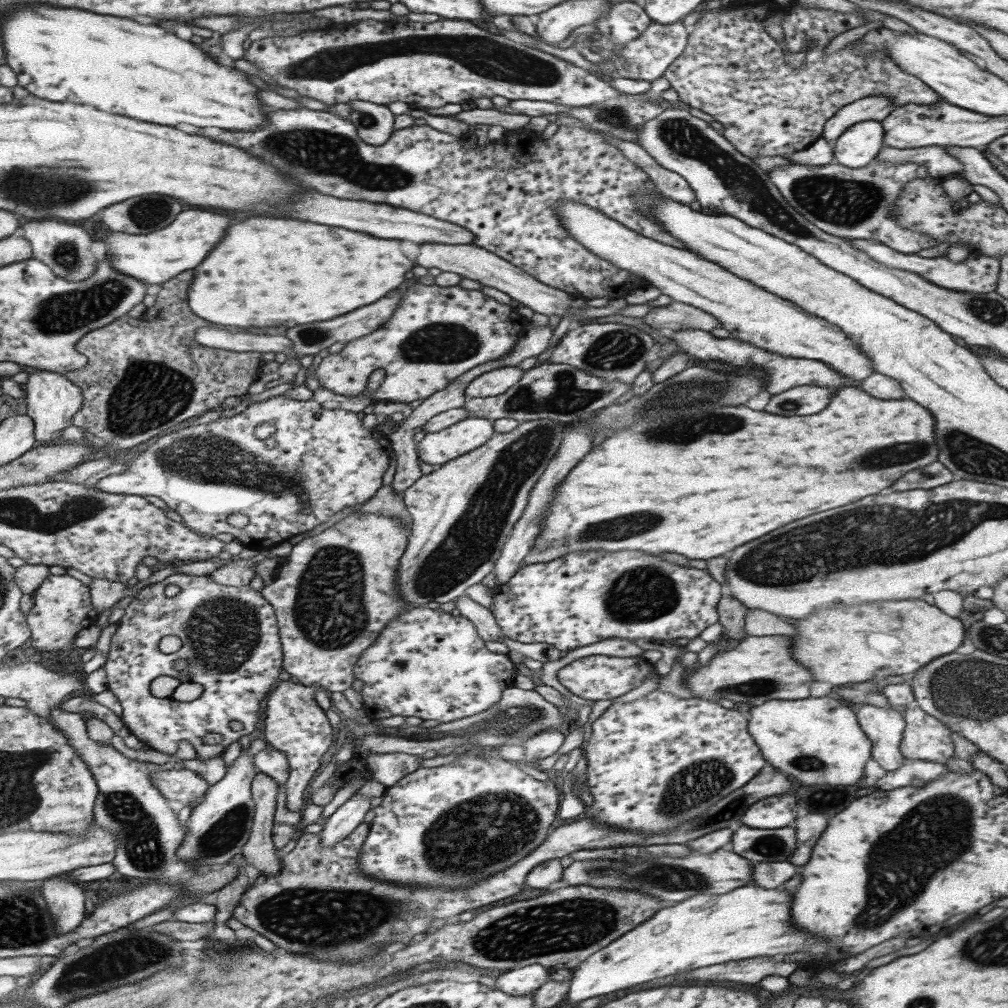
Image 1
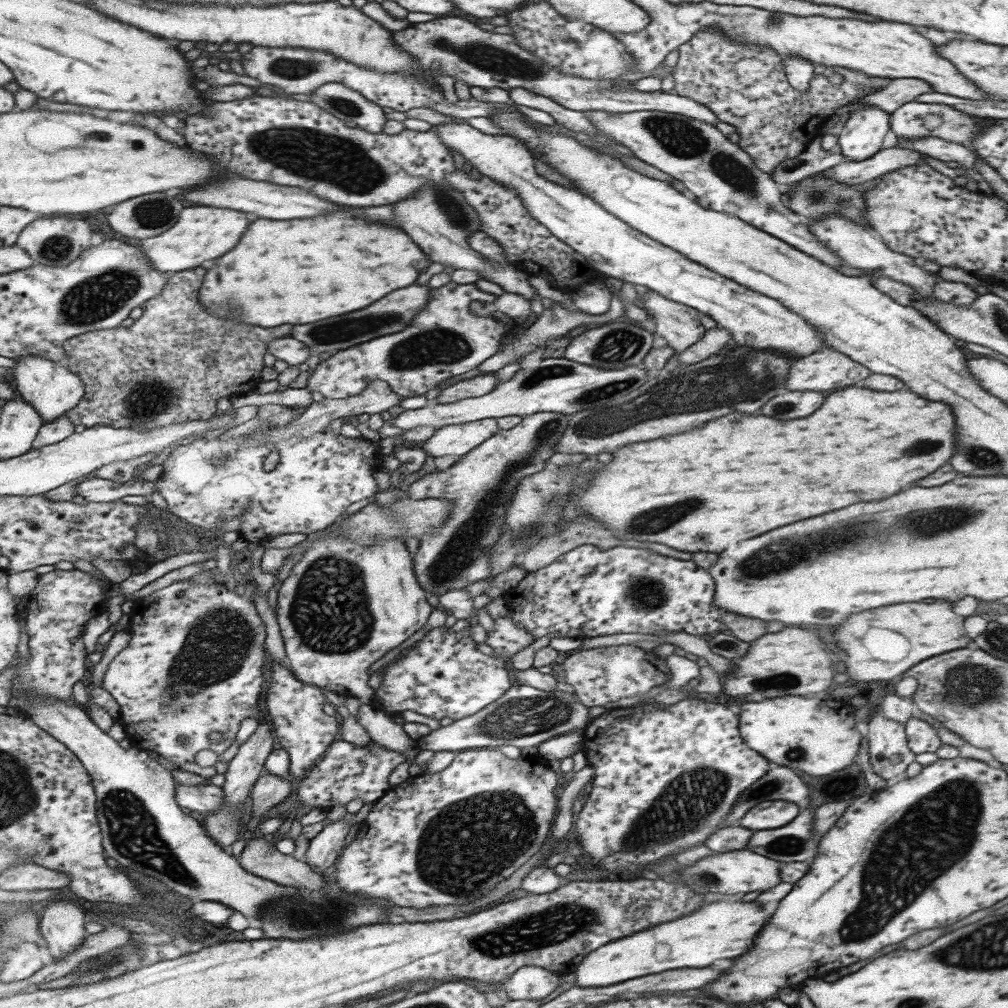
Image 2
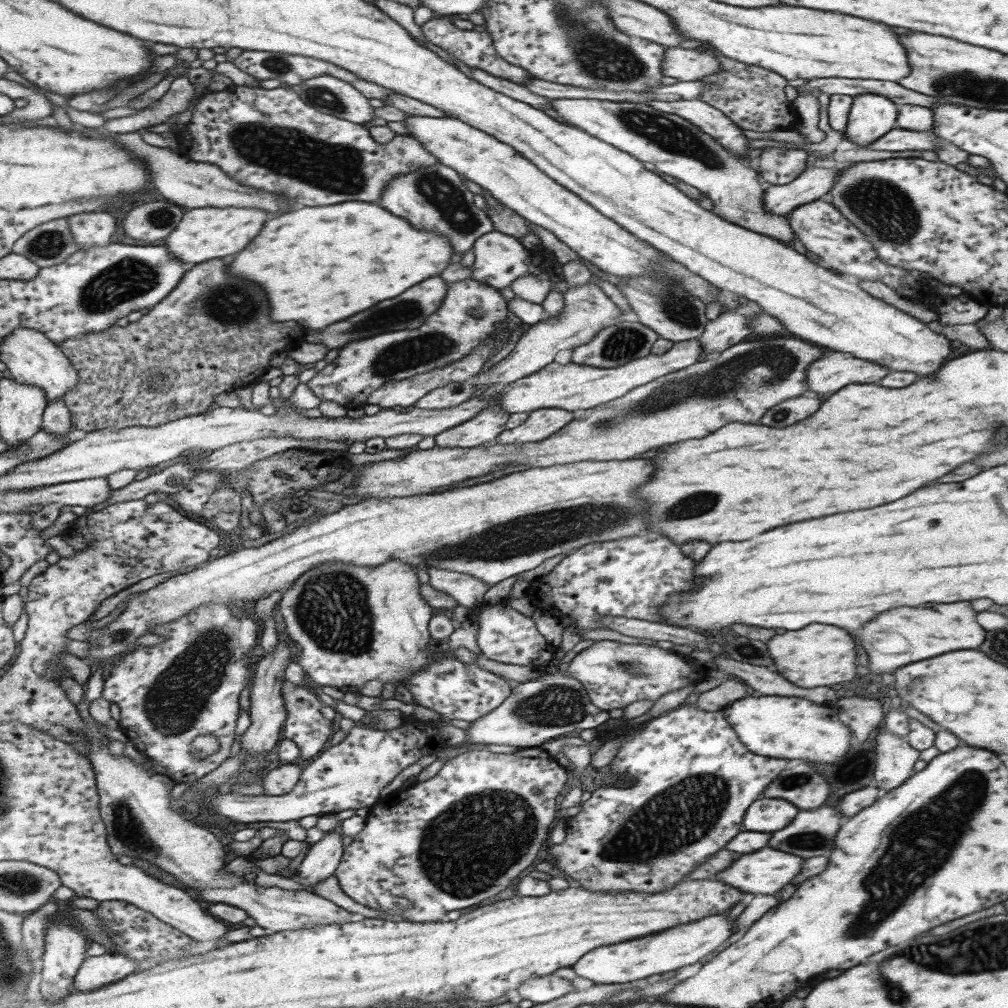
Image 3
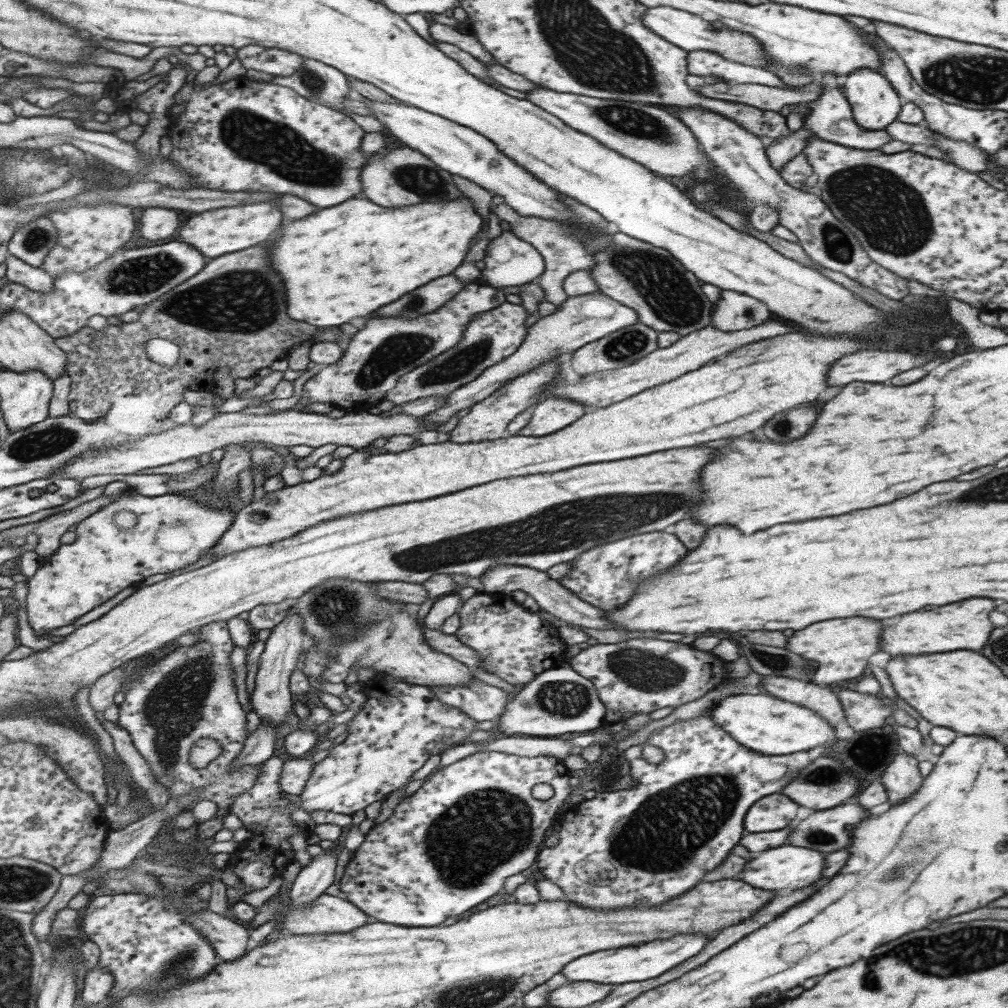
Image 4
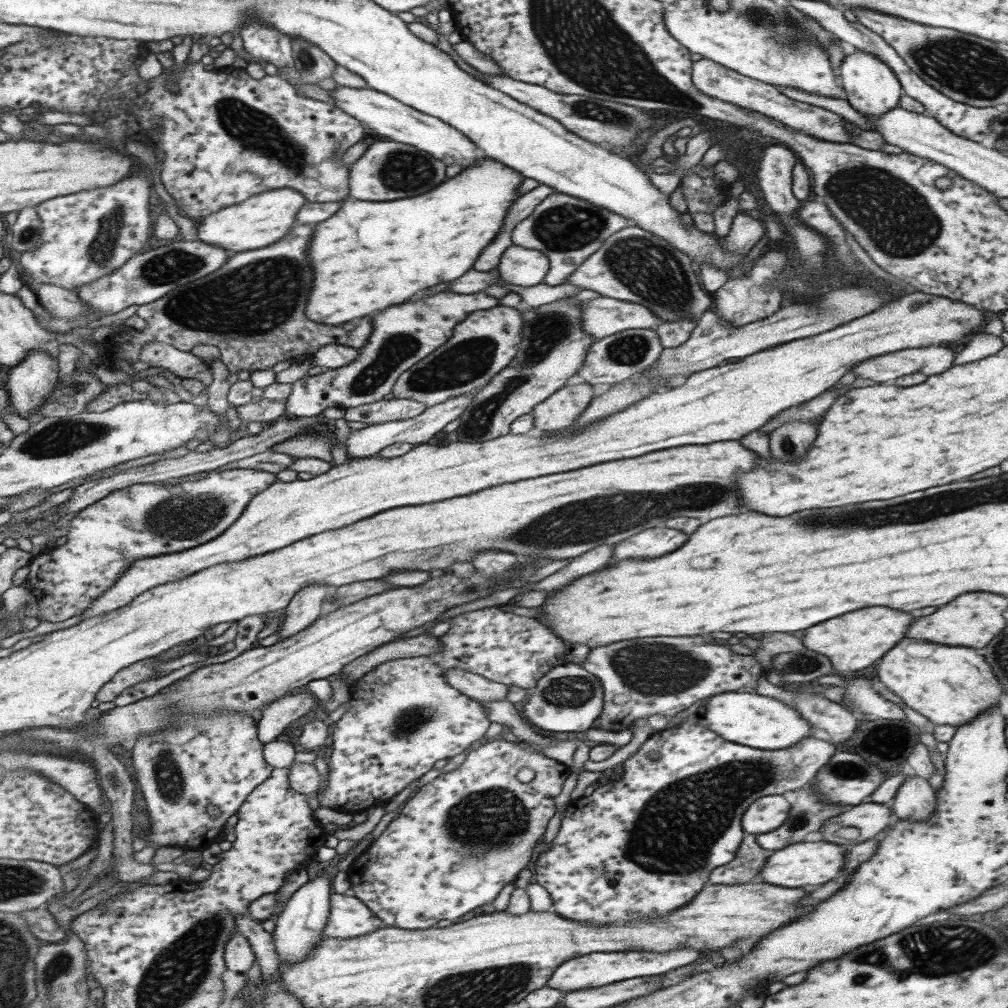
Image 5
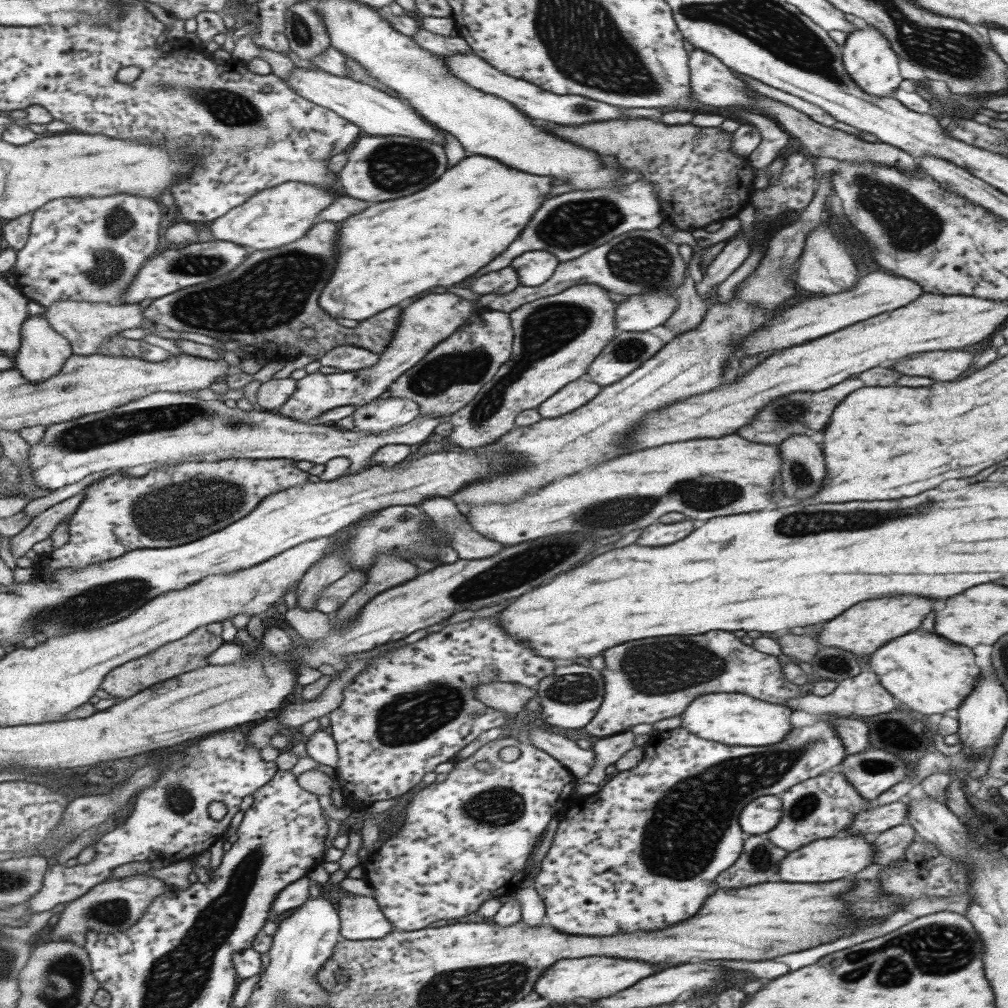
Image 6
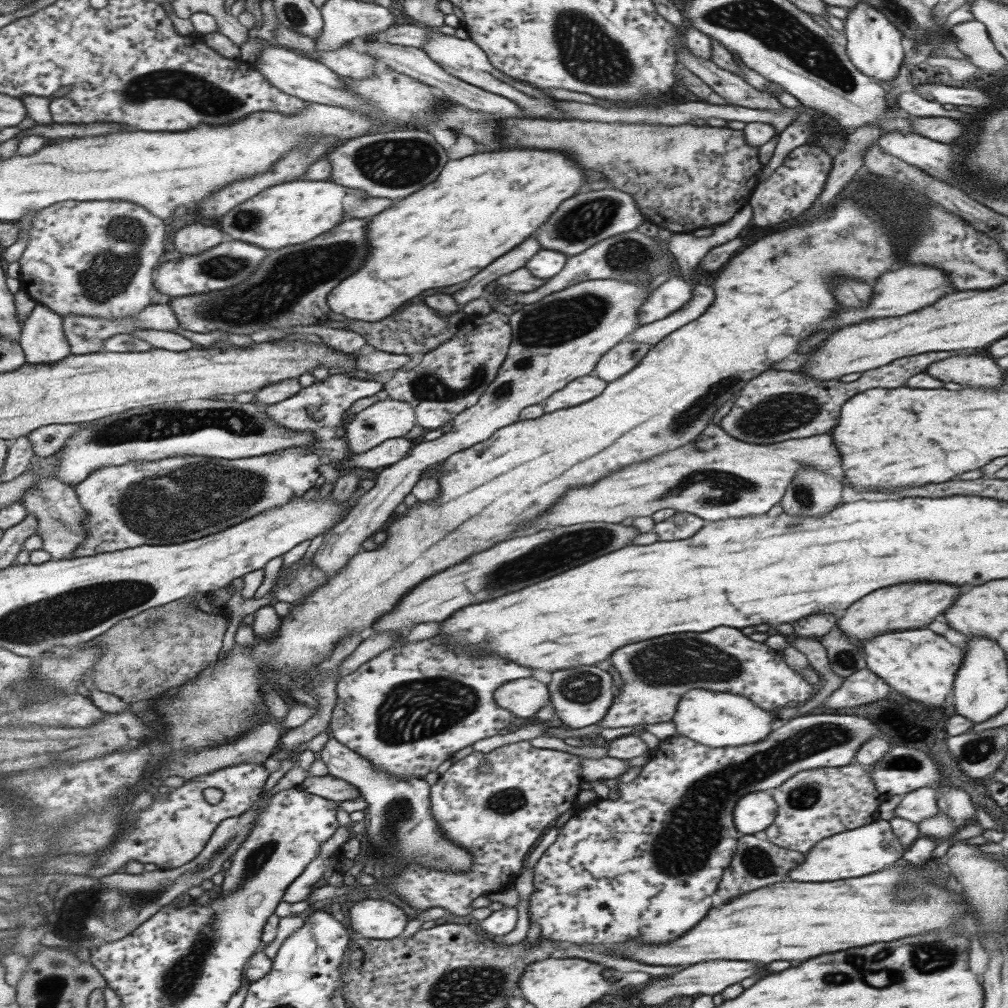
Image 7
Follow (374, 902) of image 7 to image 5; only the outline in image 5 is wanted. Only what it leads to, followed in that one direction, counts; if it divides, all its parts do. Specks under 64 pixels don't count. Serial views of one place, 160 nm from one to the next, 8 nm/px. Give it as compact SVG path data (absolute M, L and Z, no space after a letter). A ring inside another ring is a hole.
M350 892L332 894L332 916L329 919L328 925L325 927L325 937L357 938L379 928L383 928L381 919L372 913L371 907L367 906L363 900Z

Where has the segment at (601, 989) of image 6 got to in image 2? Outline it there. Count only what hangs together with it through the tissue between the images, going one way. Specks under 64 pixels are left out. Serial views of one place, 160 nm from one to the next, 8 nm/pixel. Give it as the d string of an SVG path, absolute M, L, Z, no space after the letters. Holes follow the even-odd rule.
M713 902L703 904L687 916L673 922L663 922L645 932L607 942L585 955L573 976L577 988L599 988L631 980L645 974L657 974L673 968L705 968L721 958L735 958L749 950L751 940L767 920L761 906L755 902Z

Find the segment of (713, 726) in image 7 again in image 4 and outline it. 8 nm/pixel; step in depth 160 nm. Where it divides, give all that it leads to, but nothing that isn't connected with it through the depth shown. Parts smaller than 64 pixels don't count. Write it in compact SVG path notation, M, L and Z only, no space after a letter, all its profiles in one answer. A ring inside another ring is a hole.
M735 693L735 696L719 700L711 710L709 716L717 722L735 742L745 748L751 748L761 754L791 754L821 746L833 739L833 726L821 720L811 710L773 698L765 694Z

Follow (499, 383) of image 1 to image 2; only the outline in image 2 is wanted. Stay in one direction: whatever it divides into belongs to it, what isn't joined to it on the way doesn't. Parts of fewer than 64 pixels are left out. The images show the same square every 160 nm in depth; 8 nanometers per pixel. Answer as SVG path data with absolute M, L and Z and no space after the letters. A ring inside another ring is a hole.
M495 372L478 374L440 390L433 401L437 404L457 402L461 399L483 396L490 393L493 388L495 388Z

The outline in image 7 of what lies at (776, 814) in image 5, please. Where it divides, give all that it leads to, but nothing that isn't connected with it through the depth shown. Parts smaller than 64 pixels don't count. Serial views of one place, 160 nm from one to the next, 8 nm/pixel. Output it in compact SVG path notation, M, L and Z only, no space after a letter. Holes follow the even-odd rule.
M753 792L741 796L737 806L733 806L733 824L738 832L753 834L765 830L775 816L775 802L765 792Z

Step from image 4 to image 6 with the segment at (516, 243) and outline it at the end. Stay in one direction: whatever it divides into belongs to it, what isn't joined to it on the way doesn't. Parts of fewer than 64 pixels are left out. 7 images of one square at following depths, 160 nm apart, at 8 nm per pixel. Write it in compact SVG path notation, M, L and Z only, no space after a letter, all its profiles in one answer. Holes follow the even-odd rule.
M543 249L522 252L509 263L515 268L519 282L523 286L536 287L543 284L558 266L557 259Z

